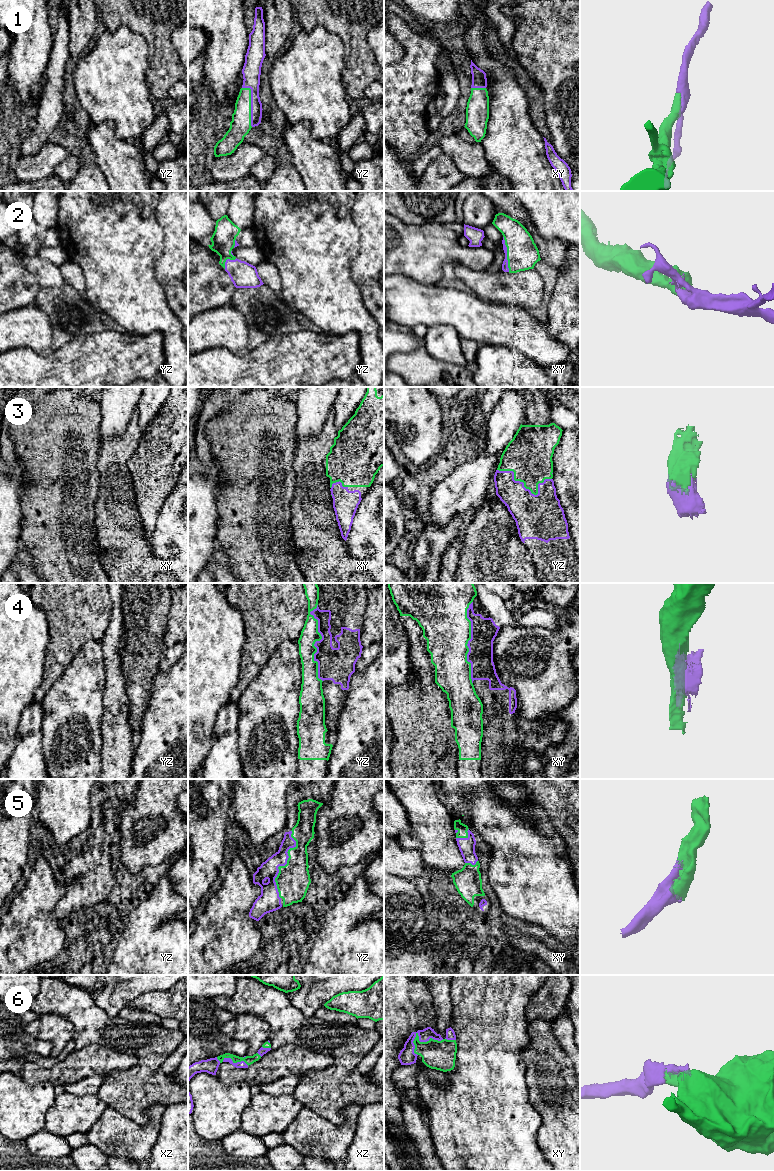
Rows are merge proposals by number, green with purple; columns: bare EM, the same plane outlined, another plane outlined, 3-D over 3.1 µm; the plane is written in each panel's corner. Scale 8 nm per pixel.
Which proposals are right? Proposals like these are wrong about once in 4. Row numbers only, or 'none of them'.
1, 2, 3, 5, 6

